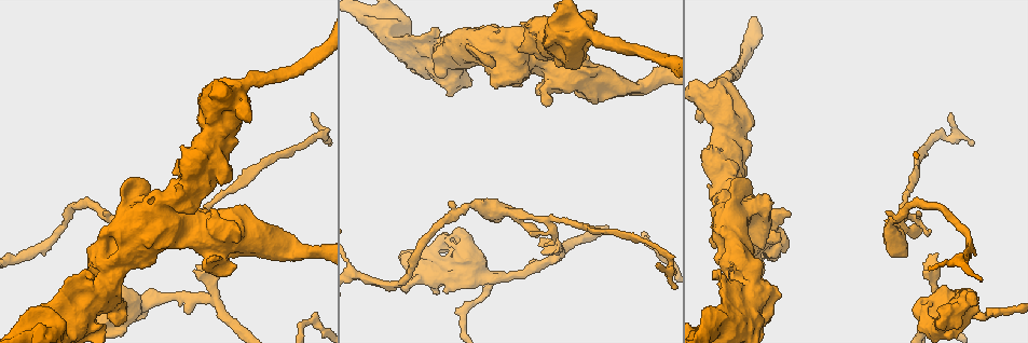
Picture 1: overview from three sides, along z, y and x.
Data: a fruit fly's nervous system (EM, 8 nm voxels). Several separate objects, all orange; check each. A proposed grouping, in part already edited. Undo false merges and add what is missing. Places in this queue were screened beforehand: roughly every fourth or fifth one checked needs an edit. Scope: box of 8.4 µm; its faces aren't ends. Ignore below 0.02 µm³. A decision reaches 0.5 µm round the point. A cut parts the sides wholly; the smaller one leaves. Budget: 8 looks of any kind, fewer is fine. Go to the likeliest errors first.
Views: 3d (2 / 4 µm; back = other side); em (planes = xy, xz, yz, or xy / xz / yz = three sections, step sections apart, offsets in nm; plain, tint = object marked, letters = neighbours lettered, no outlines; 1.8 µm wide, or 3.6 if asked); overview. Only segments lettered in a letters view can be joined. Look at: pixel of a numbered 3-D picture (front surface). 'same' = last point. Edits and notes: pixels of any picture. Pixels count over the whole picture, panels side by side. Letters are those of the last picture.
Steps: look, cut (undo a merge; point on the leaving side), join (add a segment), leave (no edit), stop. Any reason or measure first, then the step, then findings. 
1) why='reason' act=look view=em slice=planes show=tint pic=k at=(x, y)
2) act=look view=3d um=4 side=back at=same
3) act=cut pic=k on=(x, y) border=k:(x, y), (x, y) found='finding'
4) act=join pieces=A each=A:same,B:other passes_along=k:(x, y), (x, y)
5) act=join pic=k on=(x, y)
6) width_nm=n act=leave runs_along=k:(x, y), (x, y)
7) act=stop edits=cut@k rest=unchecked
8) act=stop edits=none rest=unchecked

why='four or more arms meet' act=look view=3d um=4 pic=1 at=(401, 51)

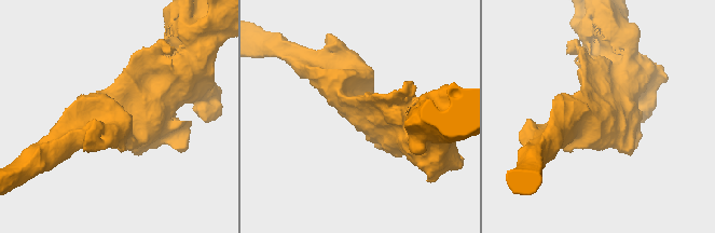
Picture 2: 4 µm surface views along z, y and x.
act=look view=em slice=planes show=letters pic=2 at=(599, 117)

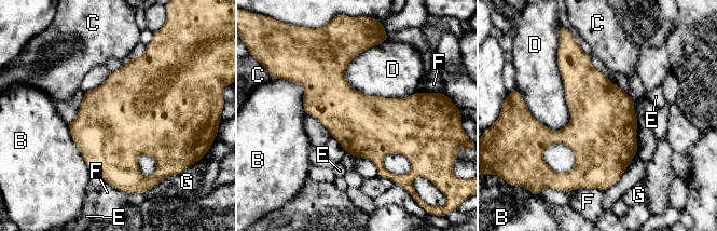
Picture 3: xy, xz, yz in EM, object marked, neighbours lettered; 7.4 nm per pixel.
act=leave each=B:other,C:other,D:other,E:other,F:other,G:other border=3:(556, 56), (569, 122), (554, 131) found='continuous, no second cell'

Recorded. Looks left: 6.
why='three arms meet' act=look view=3d um=4 pic=1 at=(728, 182)

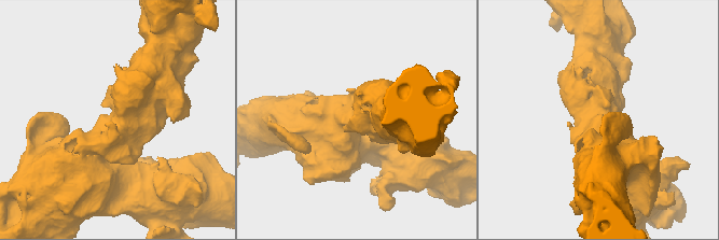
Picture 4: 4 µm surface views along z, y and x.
why='need the tissue' act=look view=em um=3.6 slice=planes show=letters pic=4 at=(598, 118)

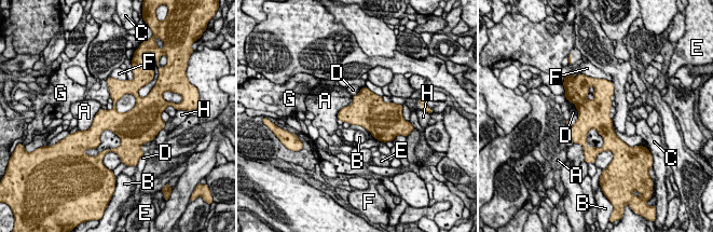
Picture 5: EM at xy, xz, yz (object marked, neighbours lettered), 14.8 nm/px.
act=leave each=A:other,B:other,C:other,D:other,E:other,F:other,G:other,H:other border=5:(100, 108), (92, 124), (82, 131) found='continuous, no second cell'

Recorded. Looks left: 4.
why='thick end' act=look view=em um=3.6 slice=xy step=16 show=tint pic=1 at=(241, 234)

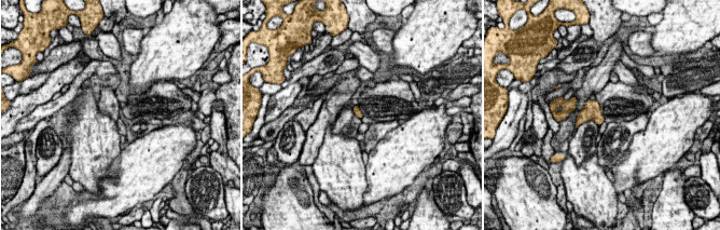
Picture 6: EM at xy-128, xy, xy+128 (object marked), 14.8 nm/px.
why='cut it another way' act=look view=em um=3.6 slice=planes show=letters at=same

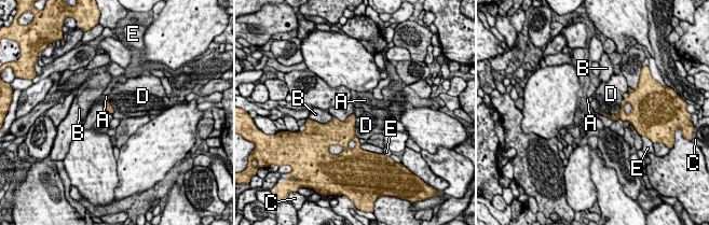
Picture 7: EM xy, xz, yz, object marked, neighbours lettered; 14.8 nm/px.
act=leave each=A:other,B:other,C:other,D:other,E:other border=7:(594, 111), (614, 121) found='none of them fits'

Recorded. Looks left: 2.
act=stop edits=none rest=unchecked

